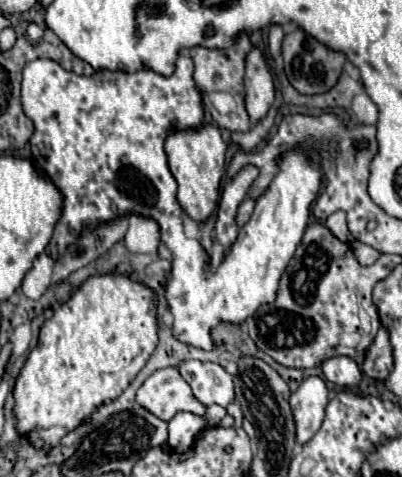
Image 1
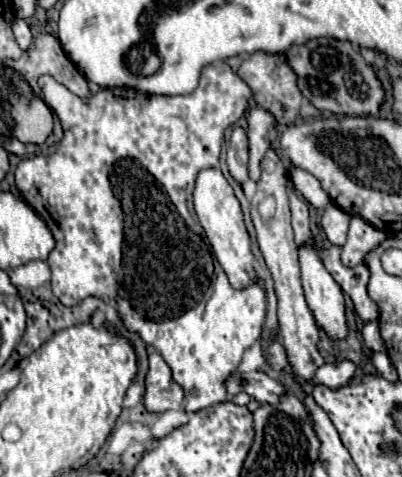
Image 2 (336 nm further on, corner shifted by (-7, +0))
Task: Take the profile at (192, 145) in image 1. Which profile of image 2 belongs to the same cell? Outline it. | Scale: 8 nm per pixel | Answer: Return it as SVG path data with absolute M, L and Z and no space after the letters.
M208 168L198 174L196 188L194 188L194 206L198 220L212 244L212 250L216 254L216 260L220 262L222 270L226 272L230 284L236 290L244 290L252 284L262 284L256 268L254 268L254 254L250 248L250 236L244 224L244 216L240 210L240 202L234 196L234 190L230 182L224 178L224 174L218 168Z

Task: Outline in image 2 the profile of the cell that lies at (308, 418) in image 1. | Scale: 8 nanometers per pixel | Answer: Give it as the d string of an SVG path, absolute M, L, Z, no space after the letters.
M340 360L334 364L324 364L316 370L314 378L318 384L324 384L328 388L340 388L344 384L348 384L348 380L352 378L356 370L356 364L352 360Z

